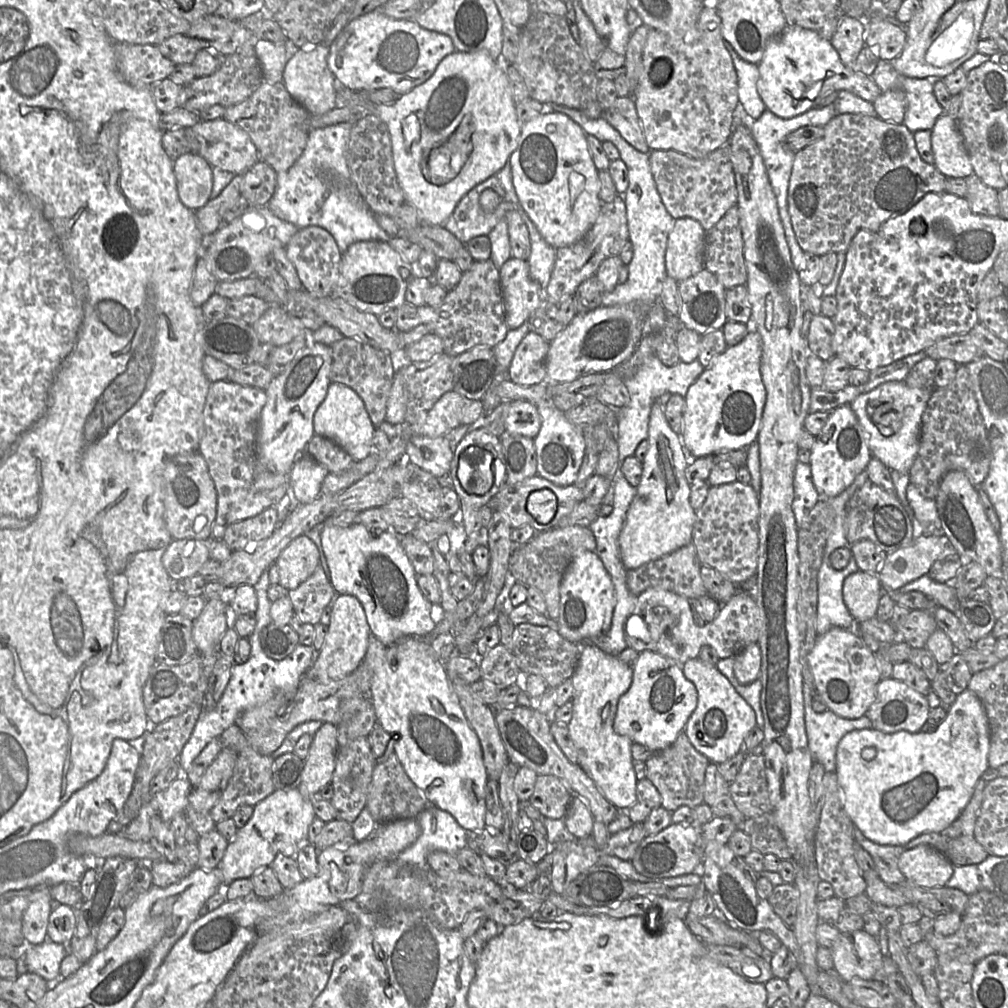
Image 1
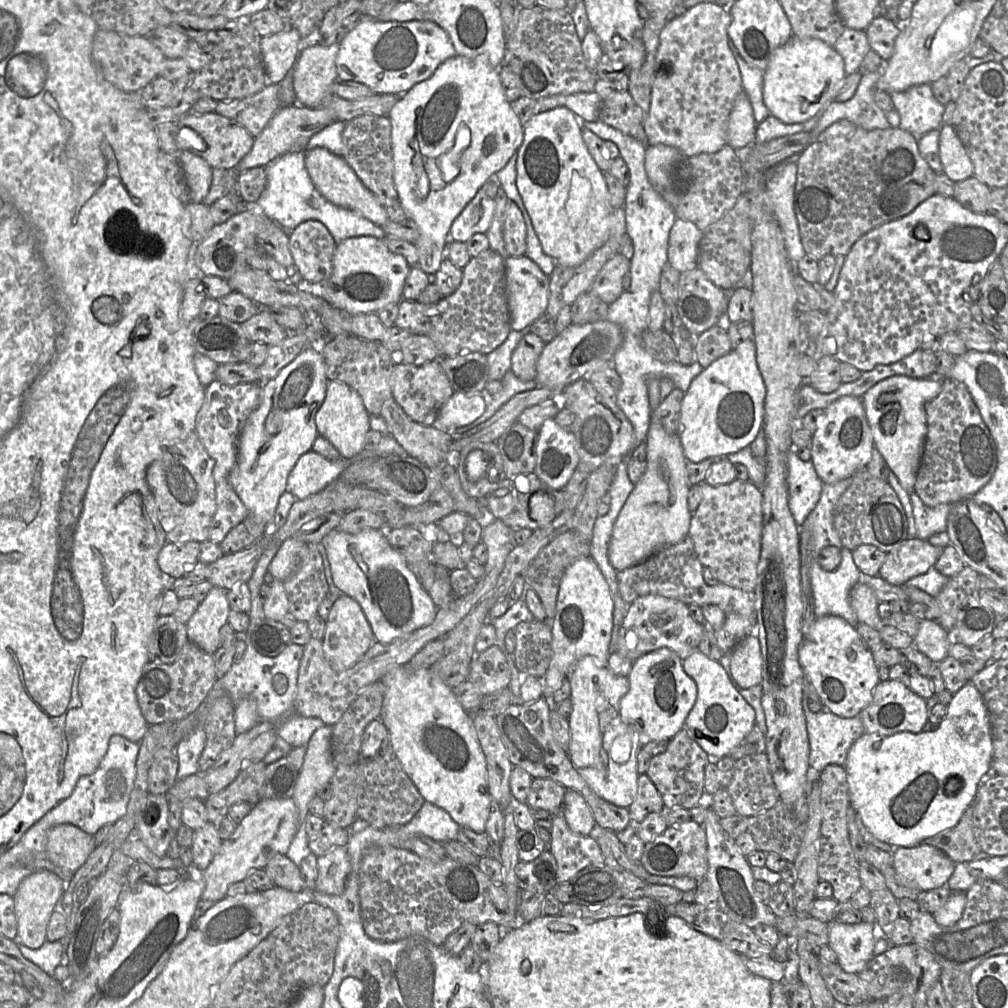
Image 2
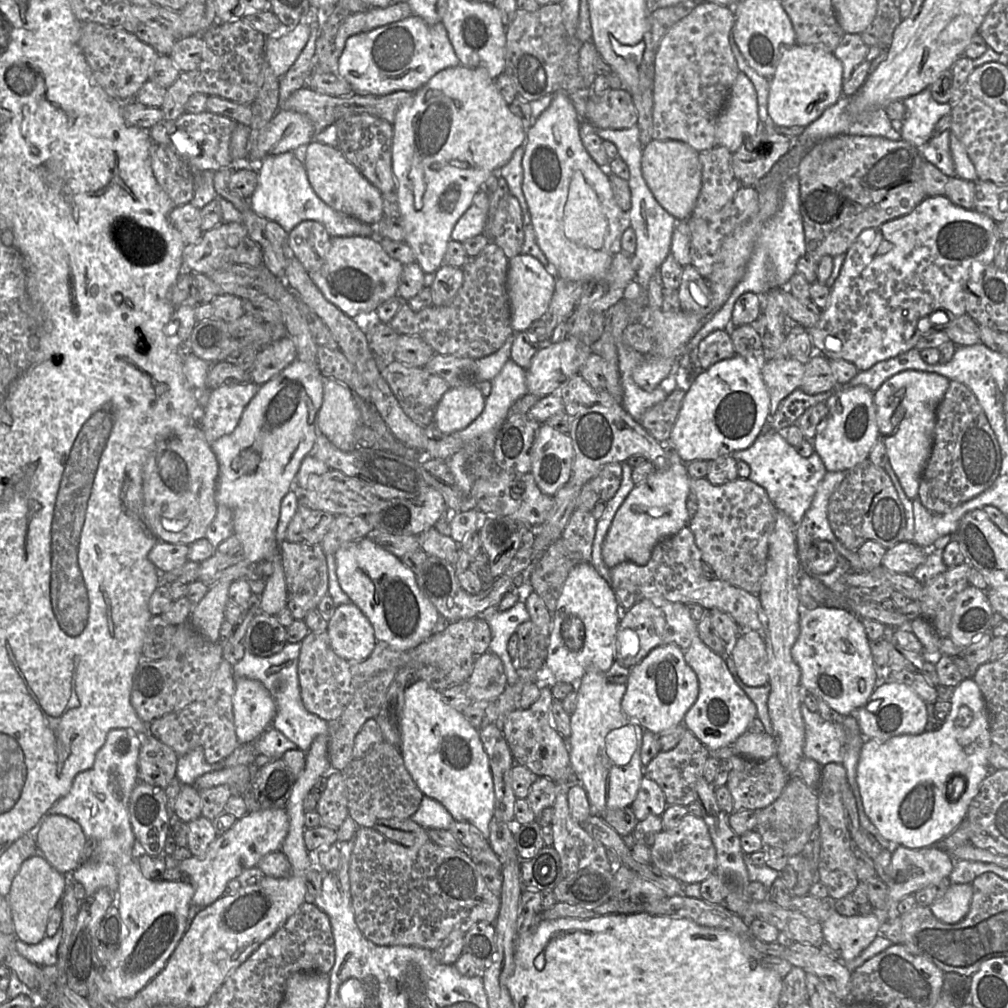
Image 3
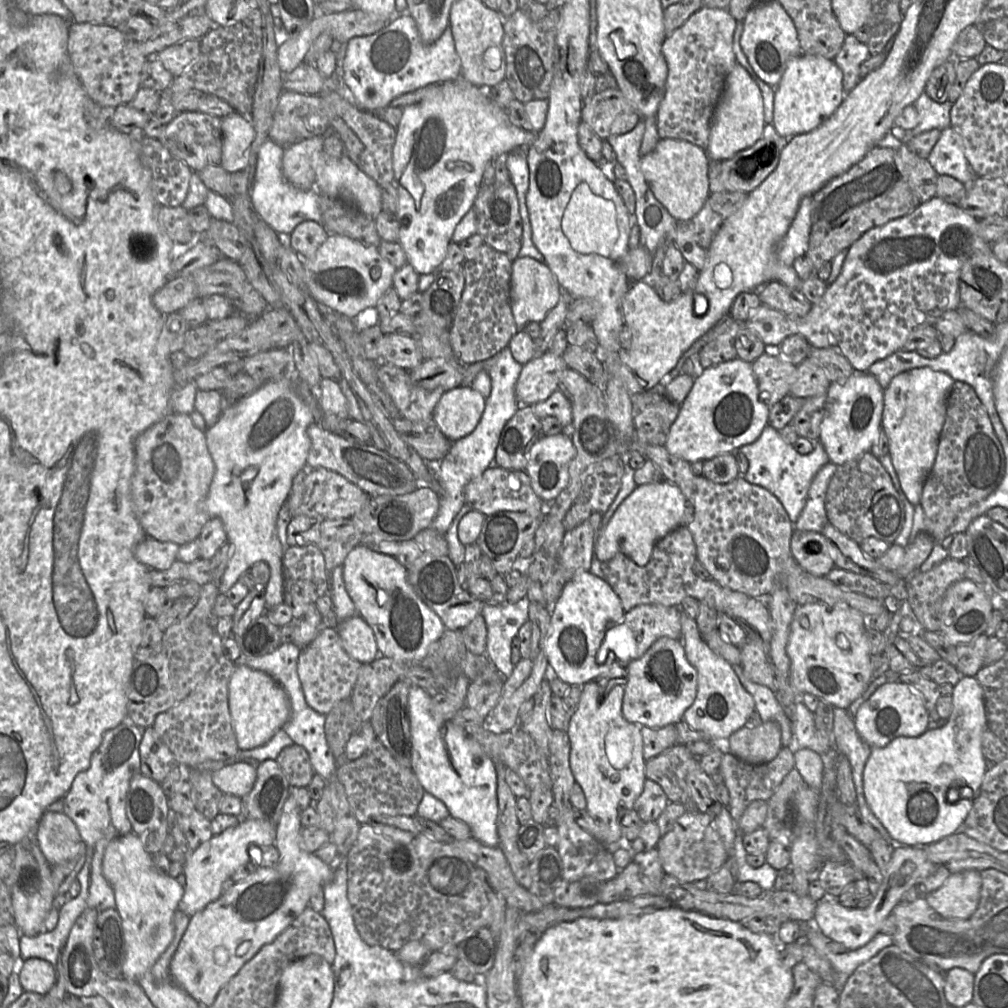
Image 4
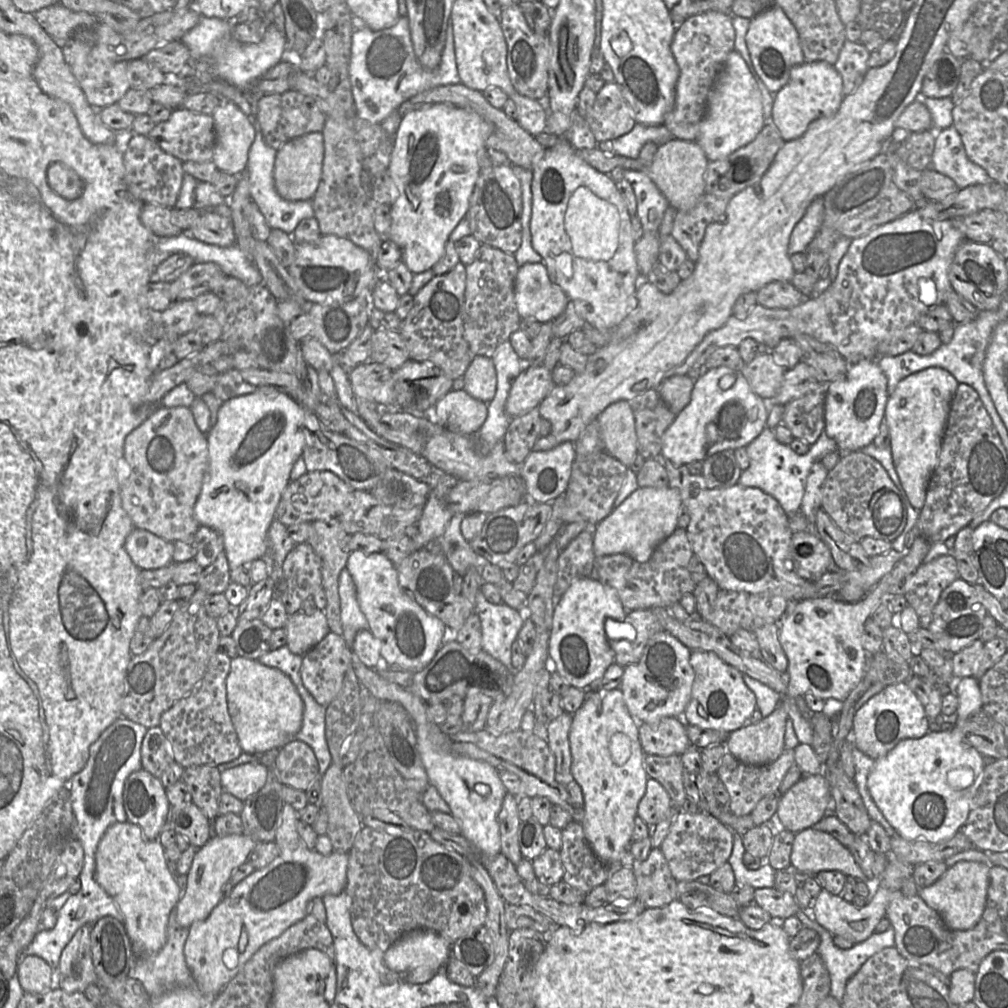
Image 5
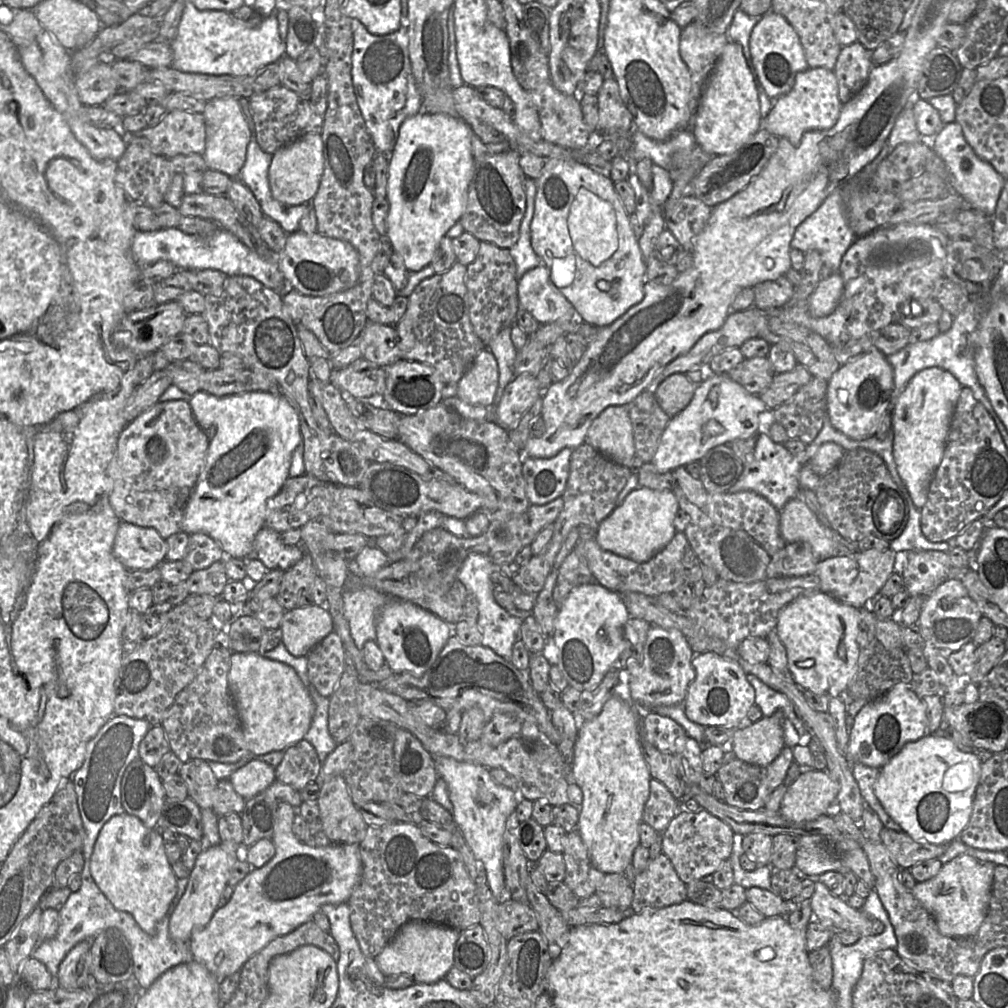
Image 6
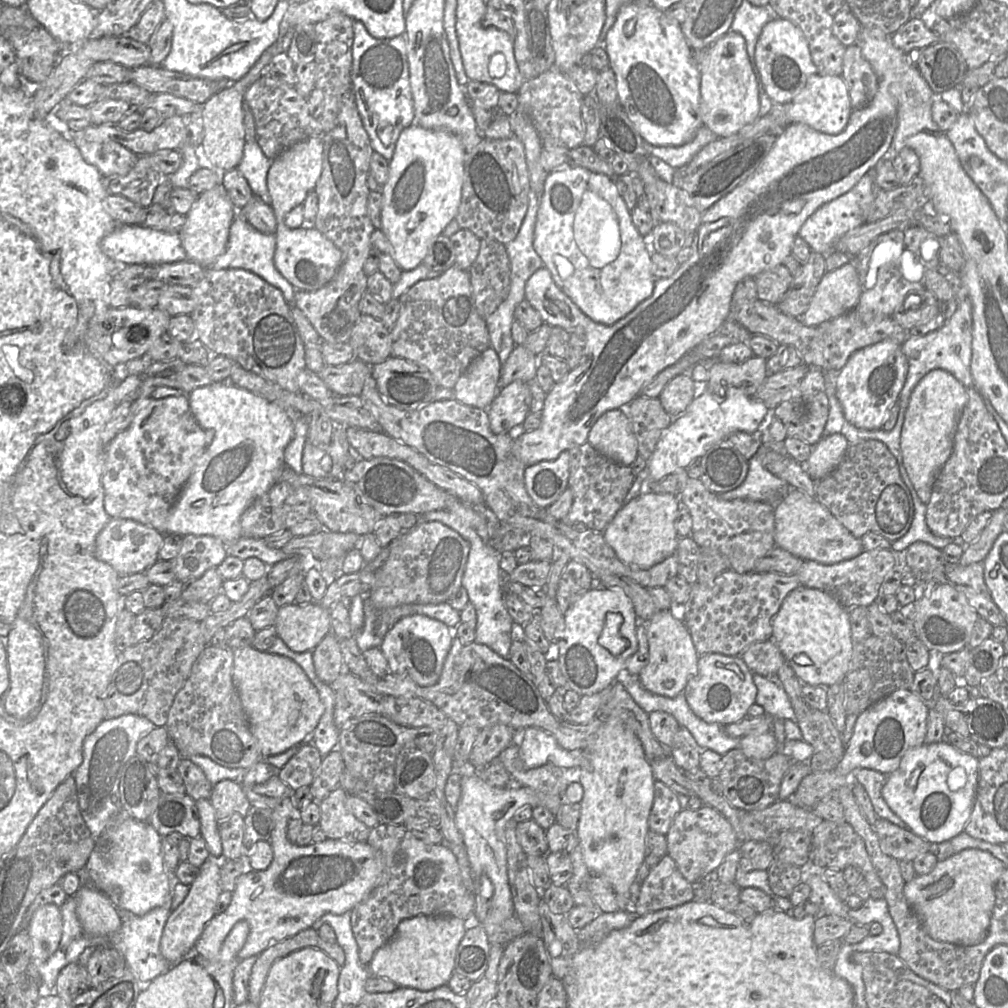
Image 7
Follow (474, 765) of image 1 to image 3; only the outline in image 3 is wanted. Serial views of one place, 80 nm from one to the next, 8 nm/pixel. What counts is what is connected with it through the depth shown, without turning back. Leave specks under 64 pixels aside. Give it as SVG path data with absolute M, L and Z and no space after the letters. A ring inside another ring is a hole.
M417 680L405 690L399 750L405 768L423 796L441 803L455 821L473 825L488 840L489 823L494 816L495 794L488 756L483 748L478 730L465 719L462 713L448 706L443 701L440 692L423 680Z

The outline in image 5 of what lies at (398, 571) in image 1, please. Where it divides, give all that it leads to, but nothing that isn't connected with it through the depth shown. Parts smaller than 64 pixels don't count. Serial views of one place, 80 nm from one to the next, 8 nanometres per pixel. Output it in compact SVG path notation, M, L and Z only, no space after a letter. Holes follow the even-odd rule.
M350 552L346 564L356 587L357 600L361 611L368 620L369 630L380 641L382 664L397 665L412 673L422 671L435 656L445 639L446 625L437 617L429 614L416 601L404 593L398 584L396 565L382 552Z

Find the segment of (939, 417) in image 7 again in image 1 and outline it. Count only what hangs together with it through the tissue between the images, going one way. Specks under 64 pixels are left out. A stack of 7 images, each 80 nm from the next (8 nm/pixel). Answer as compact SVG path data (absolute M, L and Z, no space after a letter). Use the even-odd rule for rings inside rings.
M890 381L859 395L849 404L860 425L868 435L868 445L872 457L879 459L890 470L909 473L919 449L922 414L931 394L931 390L908 387L904 381Z

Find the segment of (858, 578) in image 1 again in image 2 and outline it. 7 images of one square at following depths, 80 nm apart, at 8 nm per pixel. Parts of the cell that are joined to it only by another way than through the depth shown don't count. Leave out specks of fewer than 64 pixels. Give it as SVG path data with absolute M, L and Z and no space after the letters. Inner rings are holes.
M858 582L850 592L850 604L858 621L879 630L884 624L878 613L879 600L867 584Z

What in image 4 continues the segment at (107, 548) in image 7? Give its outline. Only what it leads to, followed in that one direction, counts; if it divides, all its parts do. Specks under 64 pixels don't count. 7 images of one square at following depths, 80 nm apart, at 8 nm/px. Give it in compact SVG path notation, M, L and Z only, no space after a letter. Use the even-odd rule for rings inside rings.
M146 536L134 548L135 558L149 569L166 570L176 560L179 545Z

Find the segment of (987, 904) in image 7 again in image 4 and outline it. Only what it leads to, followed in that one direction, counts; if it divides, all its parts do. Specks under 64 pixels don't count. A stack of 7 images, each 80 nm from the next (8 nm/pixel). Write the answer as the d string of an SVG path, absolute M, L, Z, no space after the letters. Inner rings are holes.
M977 870L950 874L943 885L928 894L925 900L945 919L967 919L978 907L981 883L981 875Z

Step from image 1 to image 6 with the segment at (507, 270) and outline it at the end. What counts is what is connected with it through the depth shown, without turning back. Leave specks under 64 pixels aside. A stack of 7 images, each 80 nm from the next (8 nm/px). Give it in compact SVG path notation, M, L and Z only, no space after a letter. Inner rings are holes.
M543 264L527 271L517 282L519 306L540 323L575 321L575 309L552 284Z

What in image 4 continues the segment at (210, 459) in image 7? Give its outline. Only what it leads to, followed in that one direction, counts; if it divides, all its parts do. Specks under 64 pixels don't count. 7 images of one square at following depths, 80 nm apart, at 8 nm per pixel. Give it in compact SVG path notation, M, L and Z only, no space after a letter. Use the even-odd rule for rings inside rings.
M277 379L271 380L269 382L264 383L261 387L259 387L255 392L237 400L236 402L232 402L231 405L226 407L218 421L210 428L207 429L205 420L203 416L196 410L190 413L190 417L194 423L194 425L205 432L206 442L208 446L208 450L212 456L214 465L215 465L215 473L212 479L212 483L209 488L209 492L204 502L204 509L208 513L210 517L218 517L221 519L226 534L227 534L227 542L229 542L232 546L232 554L229 559L228 565L224 571L224 574L221 580L218 583L219 593L225 594L239 579L239 577L245 572L249 571L251 566L258 561L263 561L268 564L270 569L270 577L266 585L264 585L264 593L265 593L265 610L272 609L279 604L282 604L284 601L283 598L283 567L282 567L282 558L283 558L283 548L277 536L276 522L279 510L281 506L287 500L290 491L292 489L292 481L294 476L306 467L307 457L311 446L310 438L307 434L307 428L310 424L315 422L315 417L311 409L297 396L295 391L292 389L289 380L285 379Z

